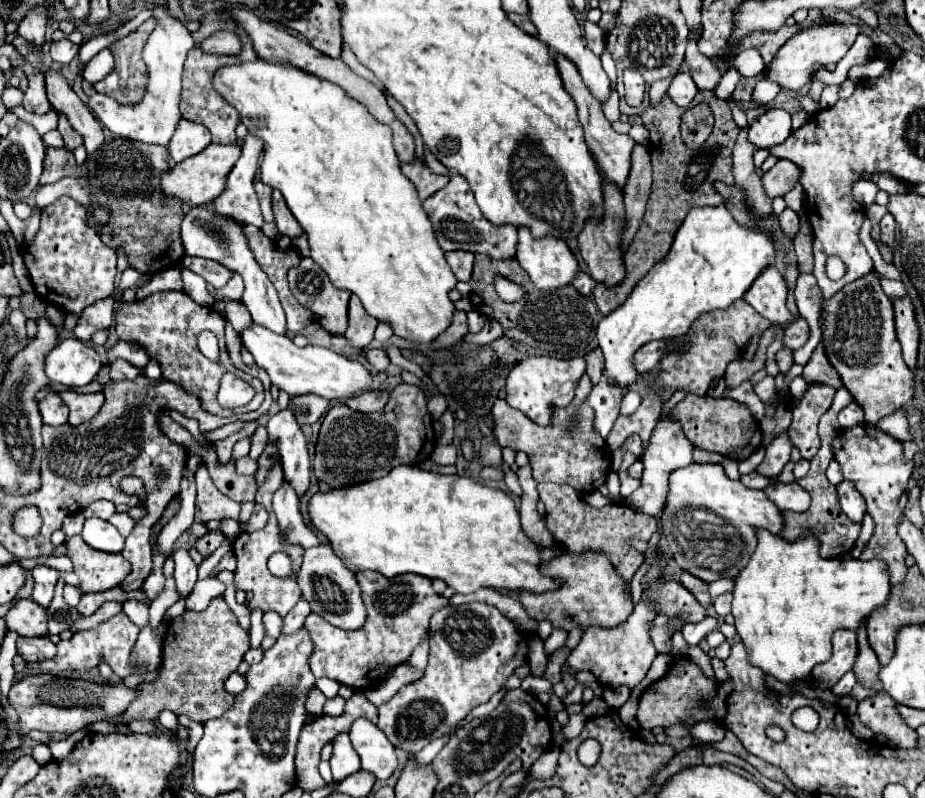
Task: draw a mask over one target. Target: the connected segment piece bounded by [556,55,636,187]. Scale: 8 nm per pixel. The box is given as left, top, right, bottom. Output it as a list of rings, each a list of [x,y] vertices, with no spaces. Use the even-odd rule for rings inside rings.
[[[556,55],[556,63],[558,63],[558,69],[560,69],[560,75],[562,75],[562,81],[564,81],[564,87],[566,91],[572,95],[572,99],[576,101],[576,107],[578,107],[578,117],[580,117],[580,123],[584,127],[584,133],[586,133],[586,143],[588,147],[592,149],[592,153],[596,155],[598,159],[598,165],[604,169],[606,177],[614,183],[618,183],[620,187],[624,187],[626,179],[628,179],[628,171],[630,171],[630,151],[632,147],[636,145],[634,139],[630,135],[620,135],[612,129],[610,121],[604,117],[602,113],[602,107],[600,103],[586,91],[586,87],[582,87],[582,79],[574,67],[574,63],[570,63],[566,57],[562,55]]]

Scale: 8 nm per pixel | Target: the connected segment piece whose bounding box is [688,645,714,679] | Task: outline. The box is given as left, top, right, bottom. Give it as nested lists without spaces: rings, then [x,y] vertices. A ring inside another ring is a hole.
[[[696,645],[696,647],[690,647],[690,649],[688,649],[688,657],[690,657],[694,663],[698,663],[698,665],[700,665],[700,669],[704,671],[704,675],[706,675],[706,677],[714,679],[712,663],[710,663],[710,657],[708,657],[708,653],[706,653],[706,651],[702,651],[702,649]]]

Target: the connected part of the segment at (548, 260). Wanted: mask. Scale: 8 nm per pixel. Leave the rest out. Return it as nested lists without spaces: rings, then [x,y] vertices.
[[[518,227],[516,259],[538,289],[556,289],[572,283],[578,261],[562,239],[550,235],[536,239],[528,227]]]

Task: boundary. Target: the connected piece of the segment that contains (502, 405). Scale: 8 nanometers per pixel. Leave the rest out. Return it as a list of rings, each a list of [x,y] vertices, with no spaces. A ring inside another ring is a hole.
[[[584,373],[580,377],[580,383],[576,387],[574,401],[556,411],[554,425],[540,427],[534,421],[530,421],[522,411],[512,409],[504,399],[496,399],[492,407],[492,421],[494,421],[494,435],[502,447],[510,447],[514,451],[524,451],[530,459],[530,467],[534,473],[534,479],[538,483],[552,481],[560,485],[570,485],[582,493],[592,493],[598,487],[602,487],[610,473],[610,451],[606,447],[606,441],[600,435],[594,435],[592,429],[592,411],[586,407],[584,399],[590,393],[592,381]],[[570,419],[576,419],[576,425],[570,427]]]

